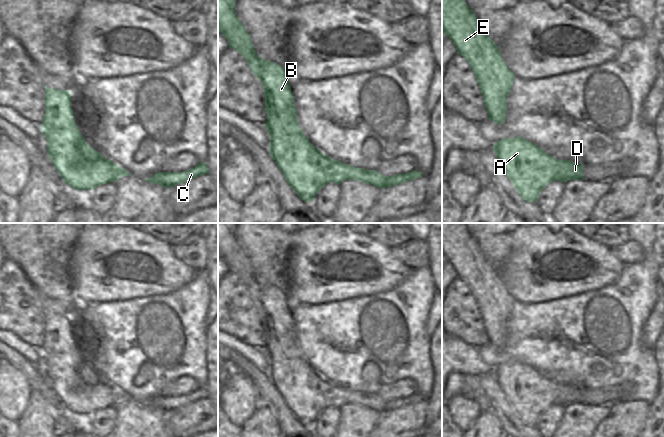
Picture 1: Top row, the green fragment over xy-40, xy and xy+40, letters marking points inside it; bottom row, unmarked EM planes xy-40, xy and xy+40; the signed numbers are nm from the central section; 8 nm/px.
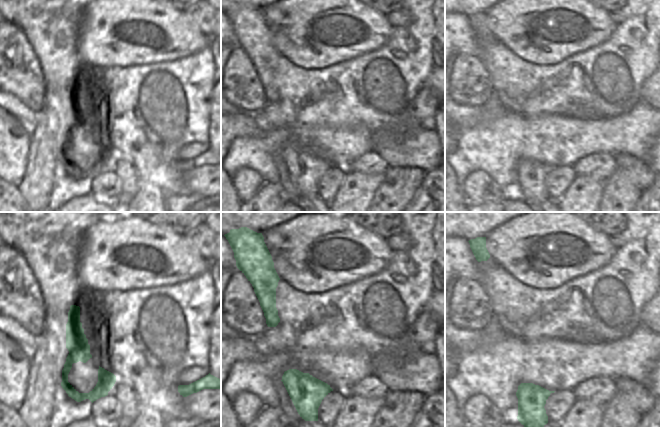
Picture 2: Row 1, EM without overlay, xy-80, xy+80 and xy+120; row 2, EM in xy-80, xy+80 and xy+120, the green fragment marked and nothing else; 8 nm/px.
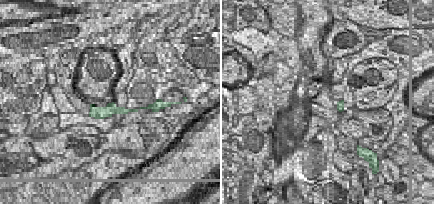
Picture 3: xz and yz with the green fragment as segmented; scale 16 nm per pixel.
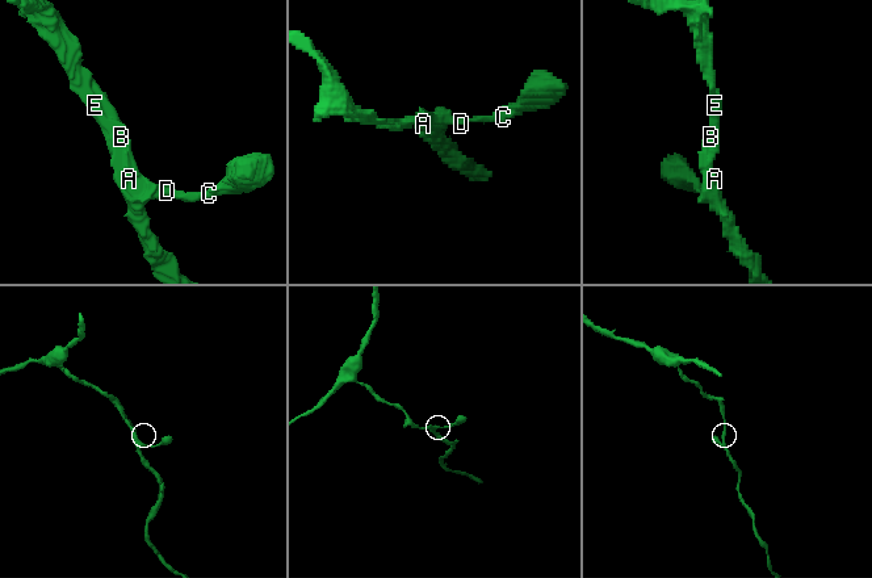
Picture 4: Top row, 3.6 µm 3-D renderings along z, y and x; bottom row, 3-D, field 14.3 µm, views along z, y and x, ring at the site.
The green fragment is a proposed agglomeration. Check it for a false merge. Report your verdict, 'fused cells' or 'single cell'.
single cell

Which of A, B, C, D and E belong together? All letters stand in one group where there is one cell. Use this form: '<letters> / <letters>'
A B C D E

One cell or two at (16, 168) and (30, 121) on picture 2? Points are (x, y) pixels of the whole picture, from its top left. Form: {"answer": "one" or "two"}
{"answer": "two"}

